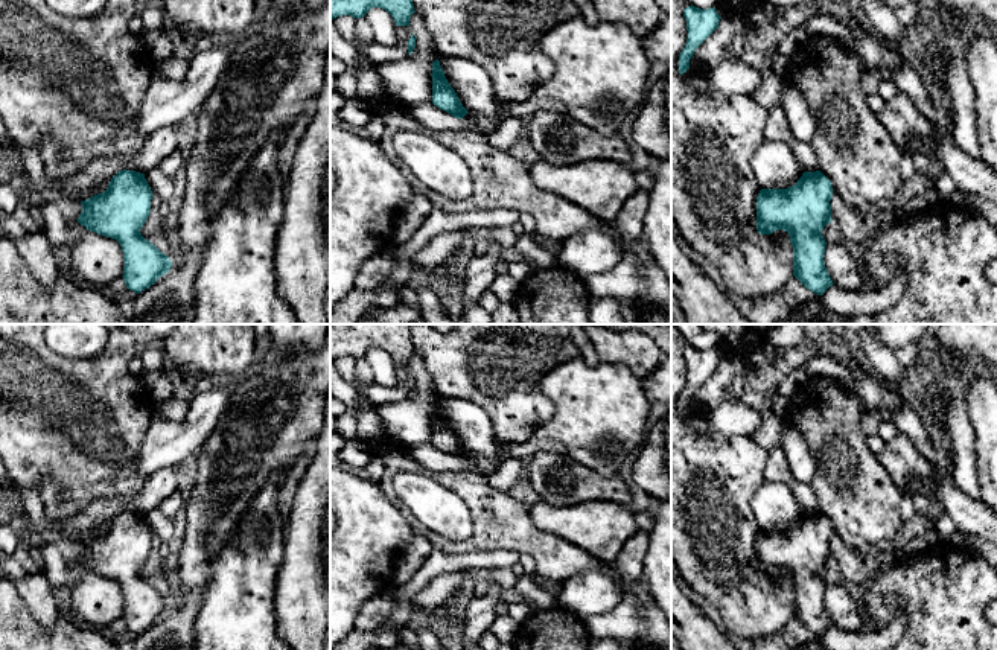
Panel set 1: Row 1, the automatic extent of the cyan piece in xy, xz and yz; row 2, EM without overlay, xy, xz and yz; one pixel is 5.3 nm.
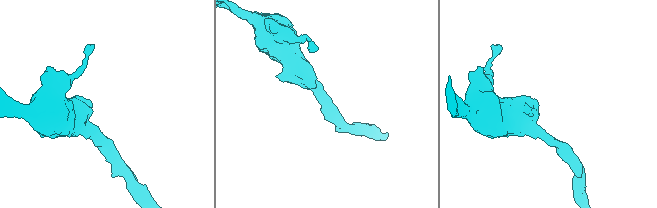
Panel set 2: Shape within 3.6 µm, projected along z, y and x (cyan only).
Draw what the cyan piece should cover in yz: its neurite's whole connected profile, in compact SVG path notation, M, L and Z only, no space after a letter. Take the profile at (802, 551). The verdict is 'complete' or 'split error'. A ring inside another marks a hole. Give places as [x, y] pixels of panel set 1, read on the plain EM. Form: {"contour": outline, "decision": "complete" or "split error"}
{"contour": "M804 513L798 524L787 530L761 530L757 537L757 571L772 575L784 571L790 575L793 588L793 617L810 632L822 636L833 621L825 609L825 580L822 571L831 560L831 522L820 513Z", "decision": "complete"}

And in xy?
{"contour": "M123 510L111 519L105 533L81 542L82 554L78 559L78 563L87 571L116 580L120 585L125 603L122 618L126 629L135 635L154 626L172 609L170 600L140 574L149 557L152 537L145 515Z", "decision": "complete"}

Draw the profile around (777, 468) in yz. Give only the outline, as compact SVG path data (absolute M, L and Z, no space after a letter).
M776 444L769 451L769 458L764 467L766 483L781 483L788 487L788 490L796 498L798 504L805 513L819 511L816 495L810 484L798 483L788 470L788 463L784 457L781 444Z

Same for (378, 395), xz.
M397 367L399 381L394 387L382 387L379 384L370 384L362 390L362 394L374 405L384 405L388 402L400 402L408 397L408 381L411 379L409 367Z

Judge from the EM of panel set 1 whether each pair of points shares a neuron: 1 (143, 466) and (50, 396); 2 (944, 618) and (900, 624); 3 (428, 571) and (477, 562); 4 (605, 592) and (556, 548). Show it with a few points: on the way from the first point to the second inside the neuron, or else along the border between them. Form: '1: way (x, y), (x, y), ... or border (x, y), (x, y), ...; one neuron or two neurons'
1: border (149, 426), (136, 460), (136, 469), (143, 477); two neurons
2: border (901, 611), (906, 617), (906, 629), (901, 634); two neurons
3: way (440, 563), (465, 562); one neuron
4: border (618, 579), (602, 571), (580, 571), (562, 583); two neurons

